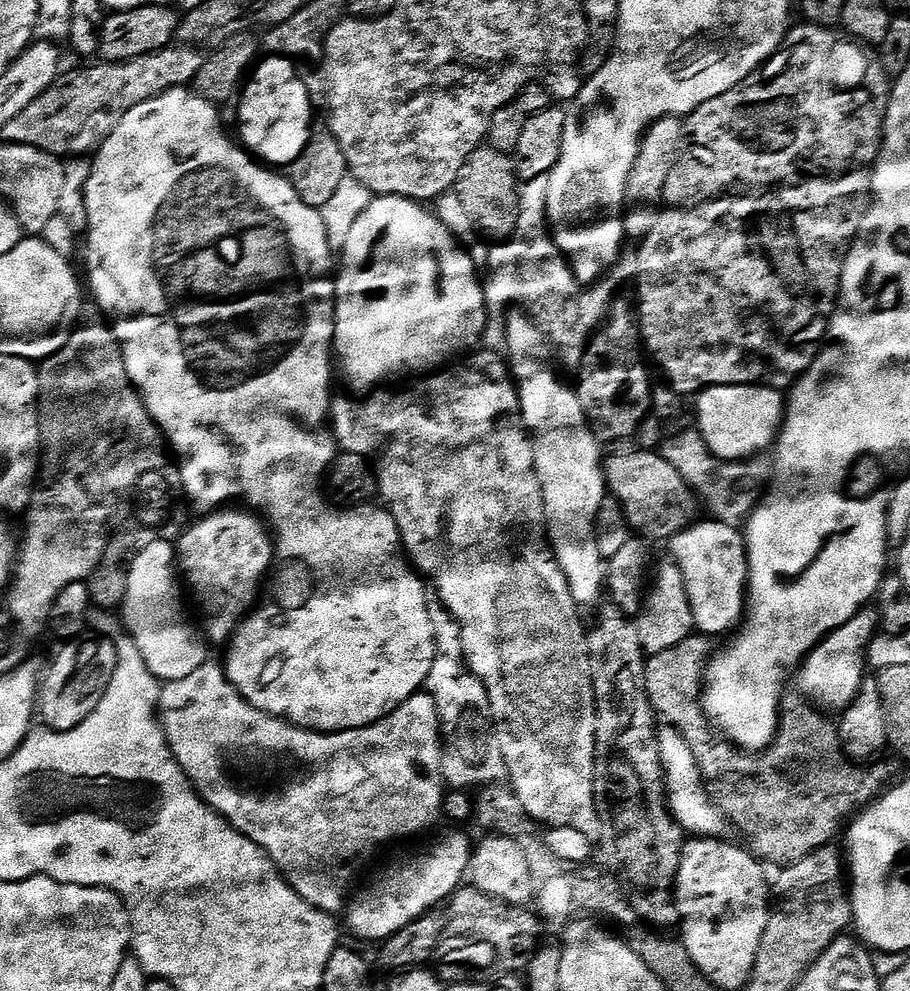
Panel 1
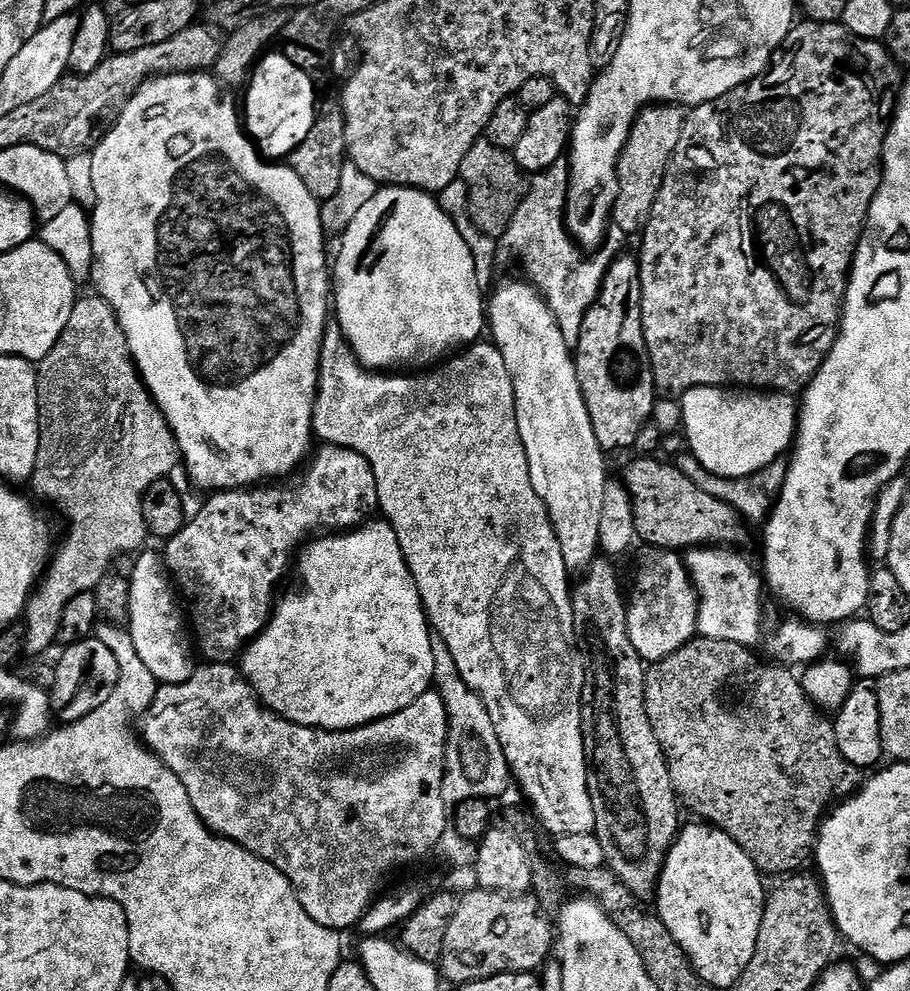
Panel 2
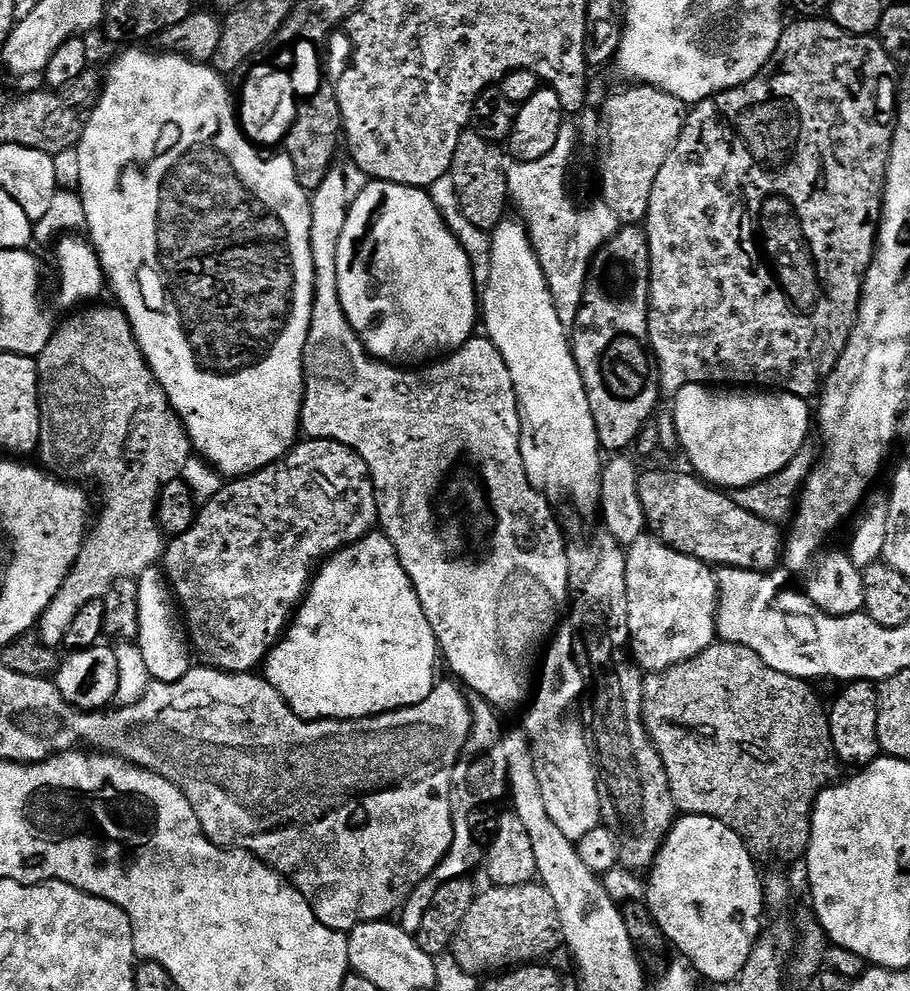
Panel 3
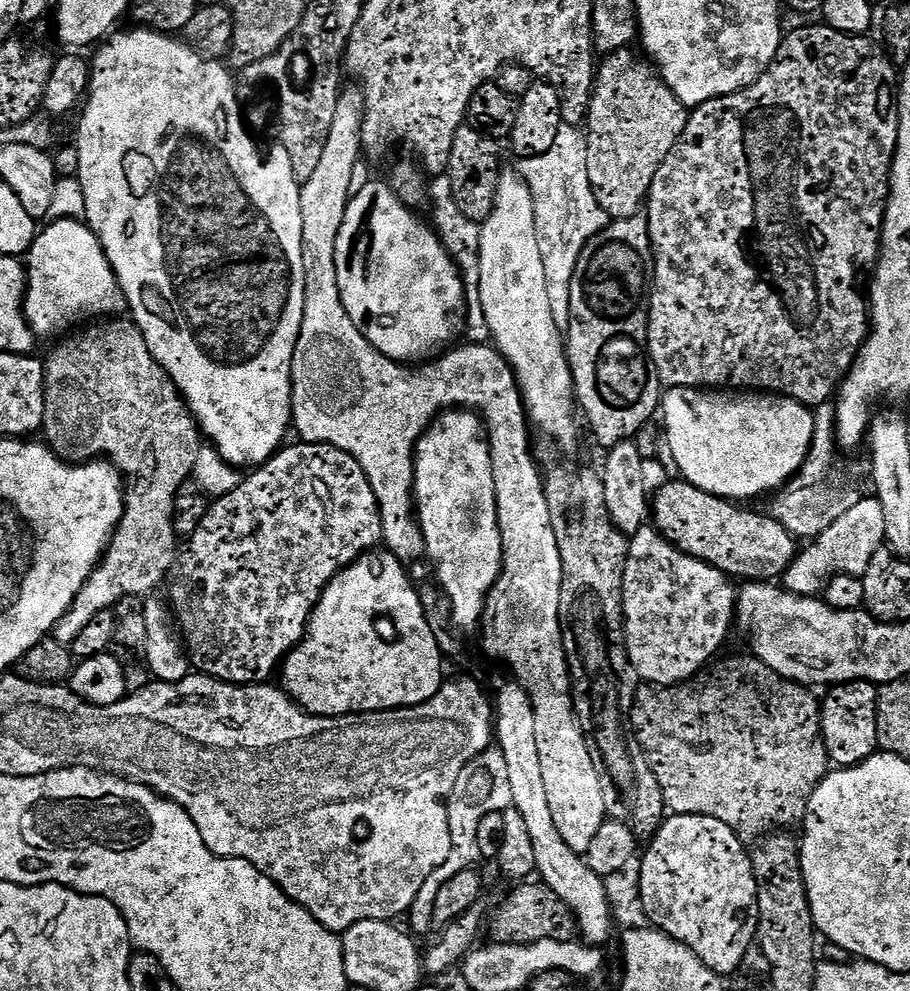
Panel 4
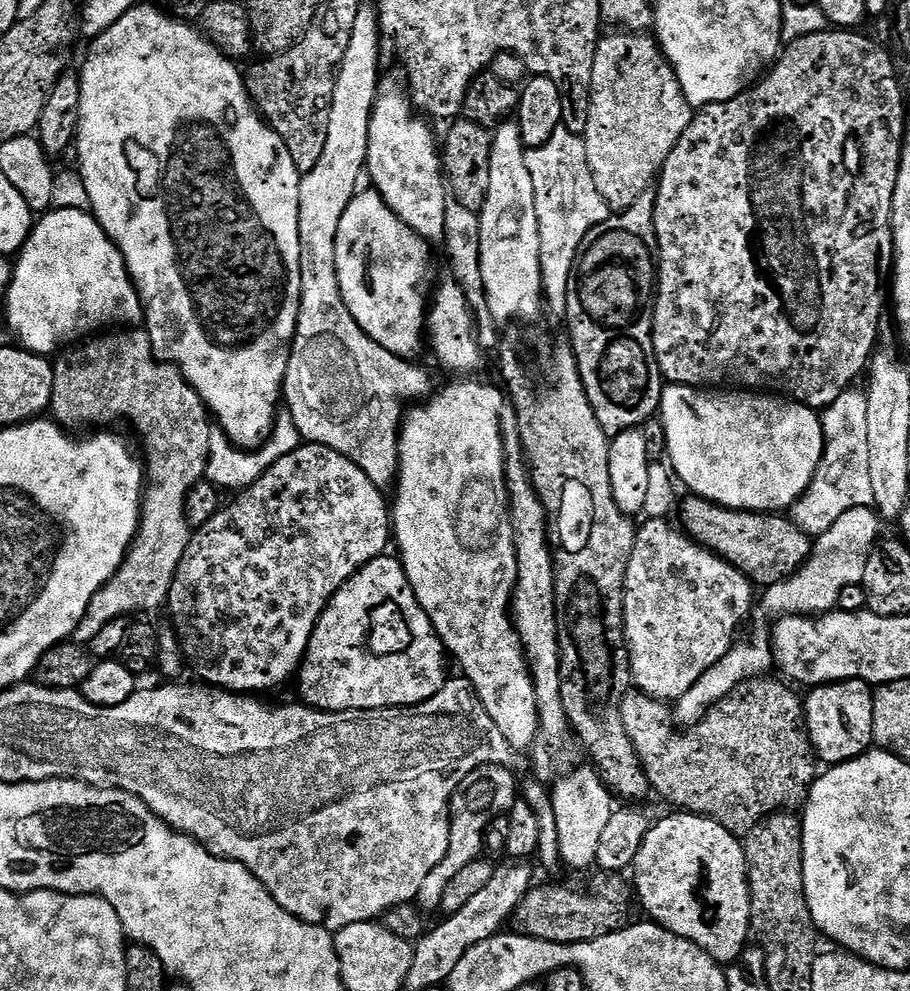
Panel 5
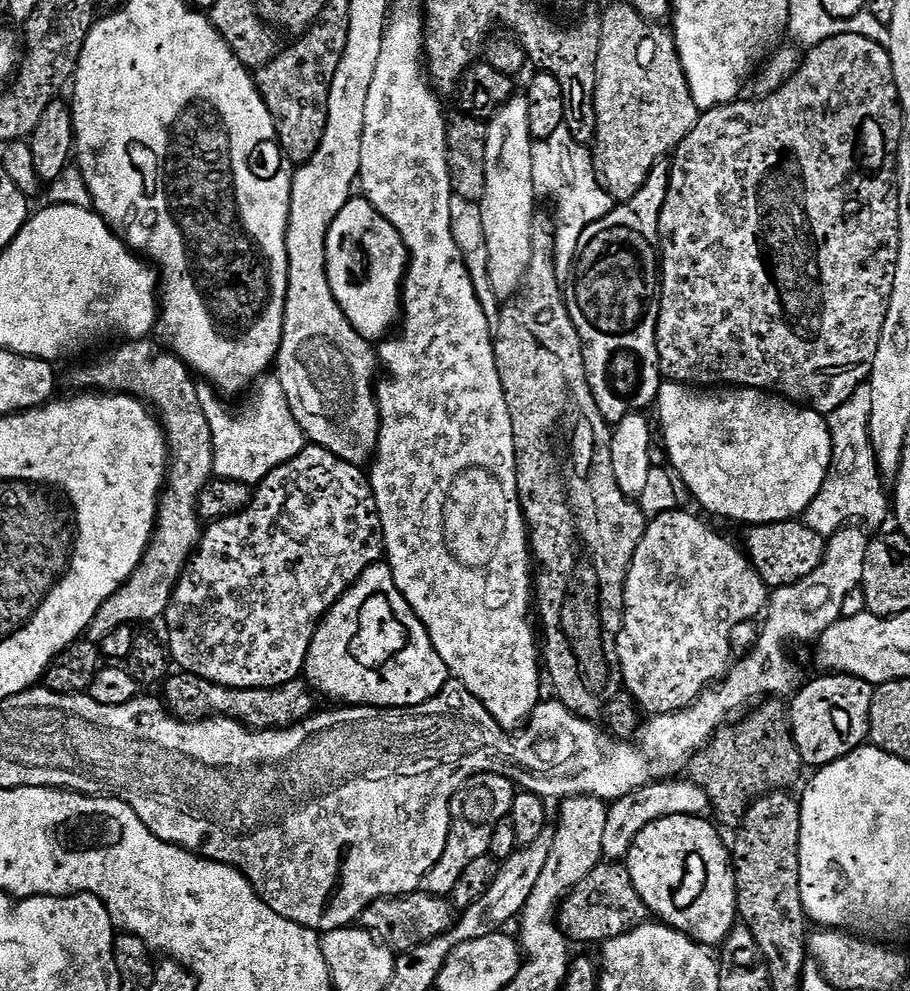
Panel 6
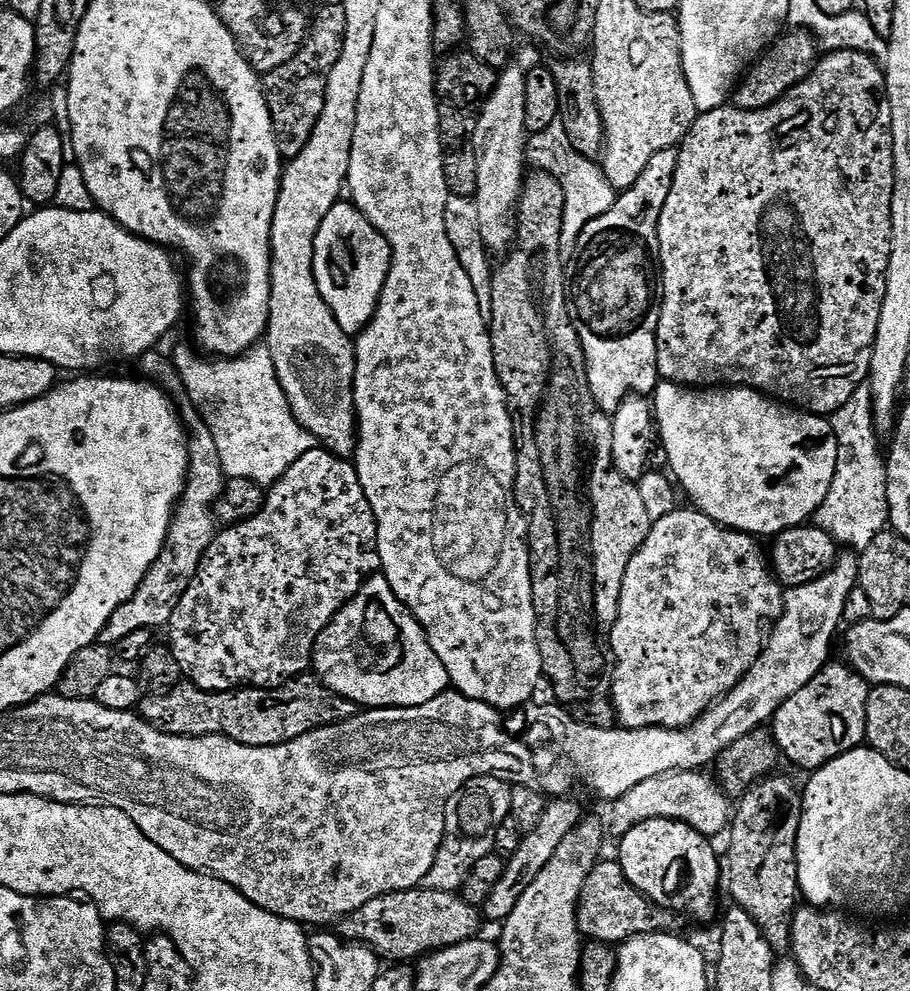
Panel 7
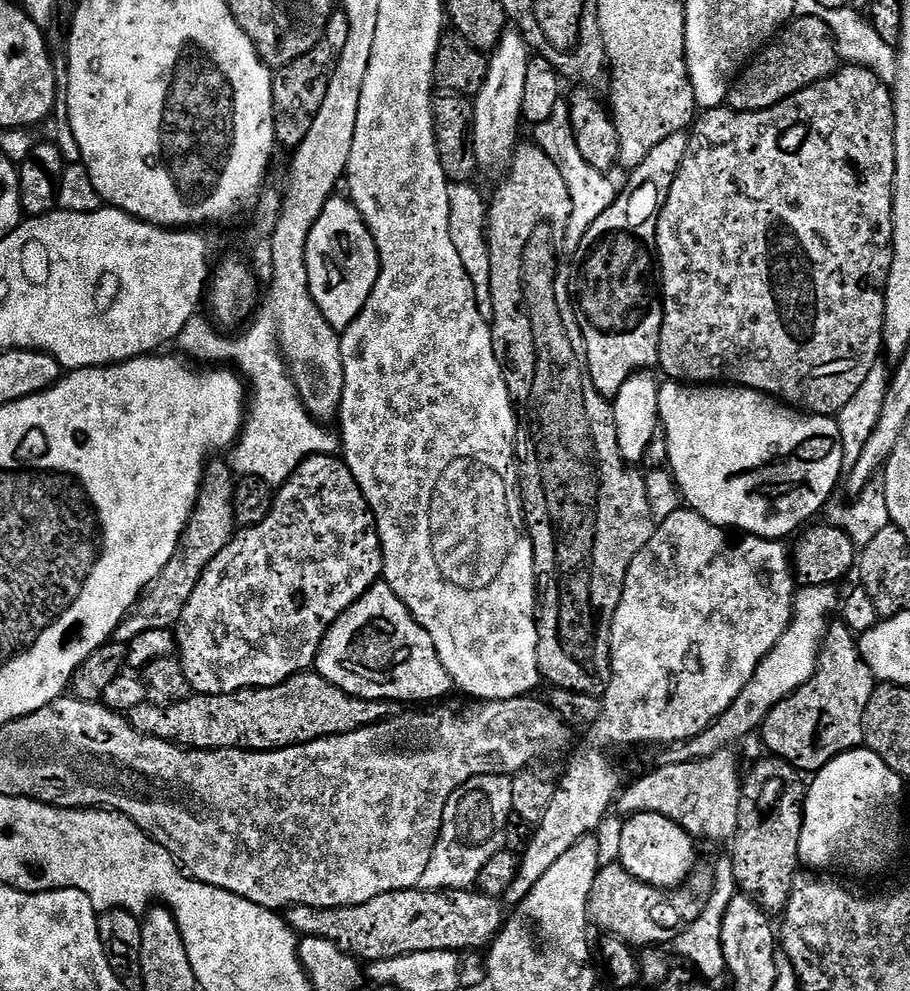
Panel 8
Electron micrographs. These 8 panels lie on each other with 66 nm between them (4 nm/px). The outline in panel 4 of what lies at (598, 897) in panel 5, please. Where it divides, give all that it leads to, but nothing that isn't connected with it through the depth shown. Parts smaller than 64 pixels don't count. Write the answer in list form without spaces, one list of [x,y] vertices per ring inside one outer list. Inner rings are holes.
[[[524,882],[516,888],[496,908],[496,913],[491,913],[487,921],[487,931],[492,931],[491,939],[495,943],[528,944],[541,942],[542,939],[571,940],[577,935],[578,921],[572,912],[542,882]]]

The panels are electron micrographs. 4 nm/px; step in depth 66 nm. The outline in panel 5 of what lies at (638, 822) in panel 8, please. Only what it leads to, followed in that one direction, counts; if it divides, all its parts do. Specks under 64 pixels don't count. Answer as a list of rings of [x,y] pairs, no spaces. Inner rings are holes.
[[[683,810],[675,813],[677,816],[668,816],[665,820],[657,819],[649,828],[646,838],[642,842],[642,846],[636,855],[636,862],[634,865],[634,873],[636,872],[636,884],[634,880],[634,892],[638,897],[638,904],[649,912],[647,914],[655,923],[660,924],[668,931],[688,939],[694,943],[695,946],[700,947],[717,961],[721,966],[731,966],[741,959],[740,956],[744,952],[744,947],[750,944],[751,928],[751,888],[748,885],[748,868],[747,860],[744,857],[744,845],[737,837],[733,836],[731,832],[726,831],[724,827],[718,822],[709,820],[706,816],[698,816]]]

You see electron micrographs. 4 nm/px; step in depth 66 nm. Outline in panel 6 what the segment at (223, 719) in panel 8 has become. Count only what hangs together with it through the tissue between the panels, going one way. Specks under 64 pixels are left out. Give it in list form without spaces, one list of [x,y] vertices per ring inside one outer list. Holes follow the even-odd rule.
[[[183,670],[169,675],[163,681],[163,703],[177,720],[202,720],[209,716],[229,716],[245,728],[263,730],[265,728],[288,728],[308,719],[317,711],[317,697],[307,680],[297,678],[282,686],[273,688],[227,688],[221,684],[211,684],[192,672]]]

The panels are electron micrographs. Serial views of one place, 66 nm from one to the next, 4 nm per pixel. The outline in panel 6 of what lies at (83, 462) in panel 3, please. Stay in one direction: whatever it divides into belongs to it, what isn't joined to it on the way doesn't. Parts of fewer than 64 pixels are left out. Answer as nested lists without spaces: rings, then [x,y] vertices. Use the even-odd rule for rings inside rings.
[[[145,338],[121,343],[113,347],[116,348],[113,352],[78,369],[72,376],[73,382],[80,387],[77,389],[135,396],[137,400],[143,400],[151,406],[168,437],[170,453],[170,467],[166,487],[160,495],[156,531],[132,577],[103,604],[94,622],[90,622],[86,638],[96,645],[103,642],[106,634],[114,634],[114,630],[137,626],[143,620],[159,621],[163,617],[180,576],[191,560],[196,545],[200,543],[202,521],[196,509],[198,494],[202,494],[214,476],[214,442],[210,438],[210,422],[206,422],[206,414],[202,414],[202,402],[198,402],[194,373],[179,356],[159,347],[156,349],[152,342]]]

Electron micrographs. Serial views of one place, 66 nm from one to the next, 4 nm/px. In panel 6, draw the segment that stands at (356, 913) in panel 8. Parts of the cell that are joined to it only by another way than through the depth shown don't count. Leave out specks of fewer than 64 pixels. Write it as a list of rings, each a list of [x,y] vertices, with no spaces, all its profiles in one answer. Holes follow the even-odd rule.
[[[423,890],[414,891],[410,895],[380,899],[372,903],[360,919],[361,927],[397,953],[412,951],[426,941],[441,936],[453,923],[454,909],[451,903],[445,897],[430,895]]]

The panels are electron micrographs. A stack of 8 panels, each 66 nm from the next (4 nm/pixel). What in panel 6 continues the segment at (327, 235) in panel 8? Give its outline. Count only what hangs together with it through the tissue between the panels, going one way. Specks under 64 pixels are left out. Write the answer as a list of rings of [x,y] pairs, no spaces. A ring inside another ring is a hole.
[[[348,200],[334,218],[326,238],[326,270],[330,290],[334,290],[334,298],[346,314],[350,326],[354,326],[354,330],[358,330],[358,334],[369,342],[387,337],[392,323],[393,328],[397,323],[402,308],[408,248],[404,245],[402,234],[394,230],[394,226],[390,226],[378,210],[374,210],[369,200]]]

